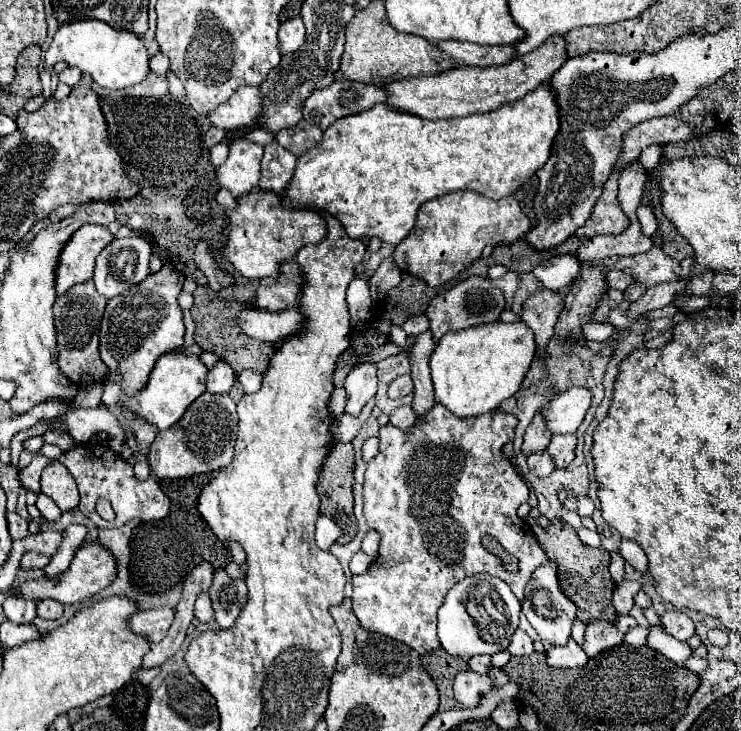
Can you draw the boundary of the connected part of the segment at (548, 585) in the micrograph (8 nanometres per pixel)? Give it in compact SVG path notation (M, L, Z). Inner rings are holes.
M548 560L546 564L542 564L540 568L536 568L532 572L532 576L526 584L522 612L526 614L526 618L534 626L534 630L540 634L542 642L546 642L550 646L562 646L568 642L570 628L576 618L576 604L570 598L566 598L564 592L560 590L558 564L552 564L552 560Z

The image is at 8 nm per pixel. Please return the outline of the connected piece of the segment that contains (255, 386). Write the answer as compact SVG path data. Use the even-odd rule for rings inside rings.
M246 370L238 376L238 382L242 384L244 392L246 394L252 394L252 392L258 392L260 386L262 386L262 374L254 372L254 370Z

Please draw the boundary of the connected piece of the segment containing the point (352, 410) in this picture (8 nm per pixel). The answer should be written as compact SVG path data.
M358 364L356 368L352 368L344 382L344 388L348 394L344 412L350 416L360 416L360 412L368 404L368 400L374 398L376 384L378 384L378 378L376 378L374 364Z

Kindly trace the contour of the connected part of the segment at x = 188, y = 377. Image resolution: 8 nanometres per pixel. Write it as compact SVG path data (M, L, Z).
M164 354L158 358L158 362L150 374L150 380L142 392L138 392L132 398L126 398L126 396L122 396L118 384L106 382L104 392L102 392L102 404L106 404L106 408L112 410L122 400L134 412L144 416L150 424L158 426L158 430L168 430L172 424L176 424L182 418L186 408L206 390L206 370L208 368L204 366L204 362L198 356Z

